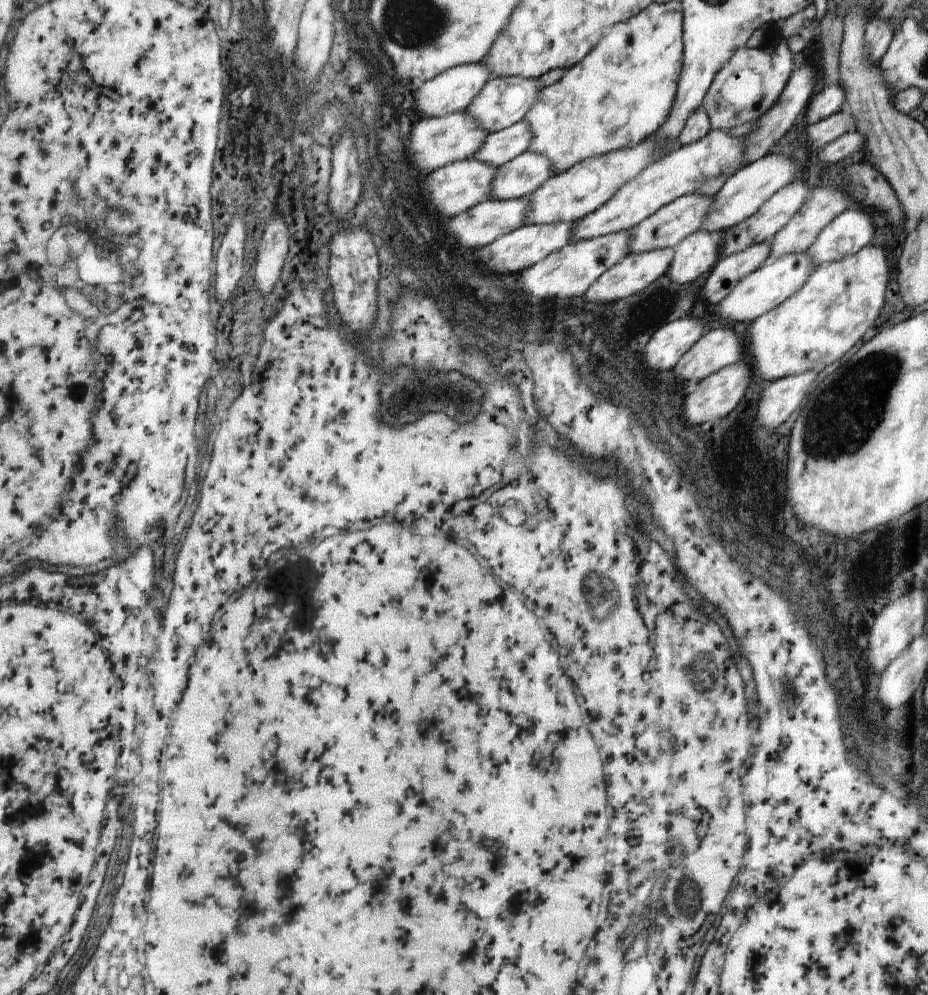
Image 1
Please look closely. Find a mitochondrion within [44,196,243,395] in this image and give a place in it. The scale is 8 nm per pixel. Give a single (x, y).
(101, 268)

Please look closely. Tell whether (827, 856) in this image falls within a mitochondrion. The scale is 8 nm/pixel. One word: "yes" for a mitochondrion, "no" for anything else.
no

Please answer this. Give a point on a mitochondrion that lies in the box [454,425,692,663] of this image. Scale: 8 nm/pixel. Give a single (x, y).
(600, 596)

